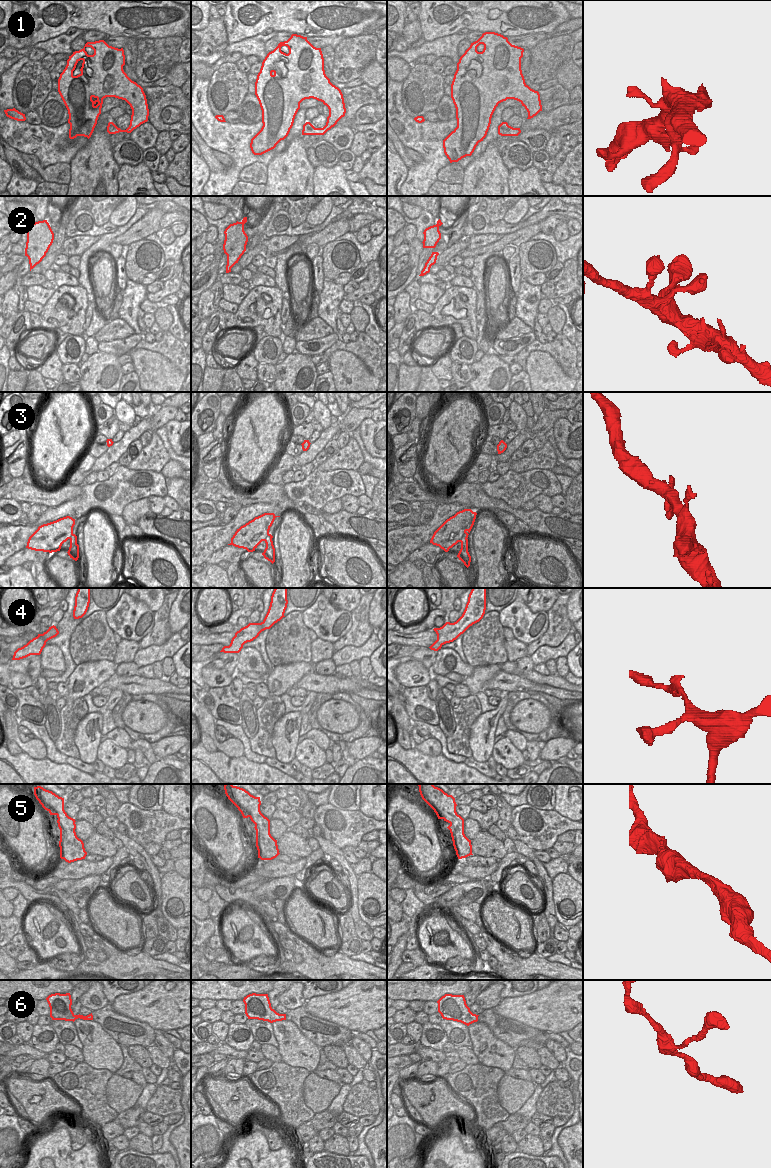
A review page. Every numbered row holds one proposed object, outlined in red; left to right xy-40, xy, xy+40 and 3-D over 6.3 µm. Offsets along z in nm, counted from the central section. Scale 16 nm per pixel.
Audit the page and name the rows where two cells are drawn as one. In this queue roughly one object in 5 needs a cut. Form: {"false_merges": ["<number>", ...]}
{"false_merges": []}

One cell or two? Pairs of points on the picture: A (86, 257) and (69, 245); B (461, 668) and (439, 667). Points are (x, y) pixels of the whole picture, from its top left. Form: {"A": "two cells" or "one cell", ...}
{"A": "two cells", "B": "one cell"}

